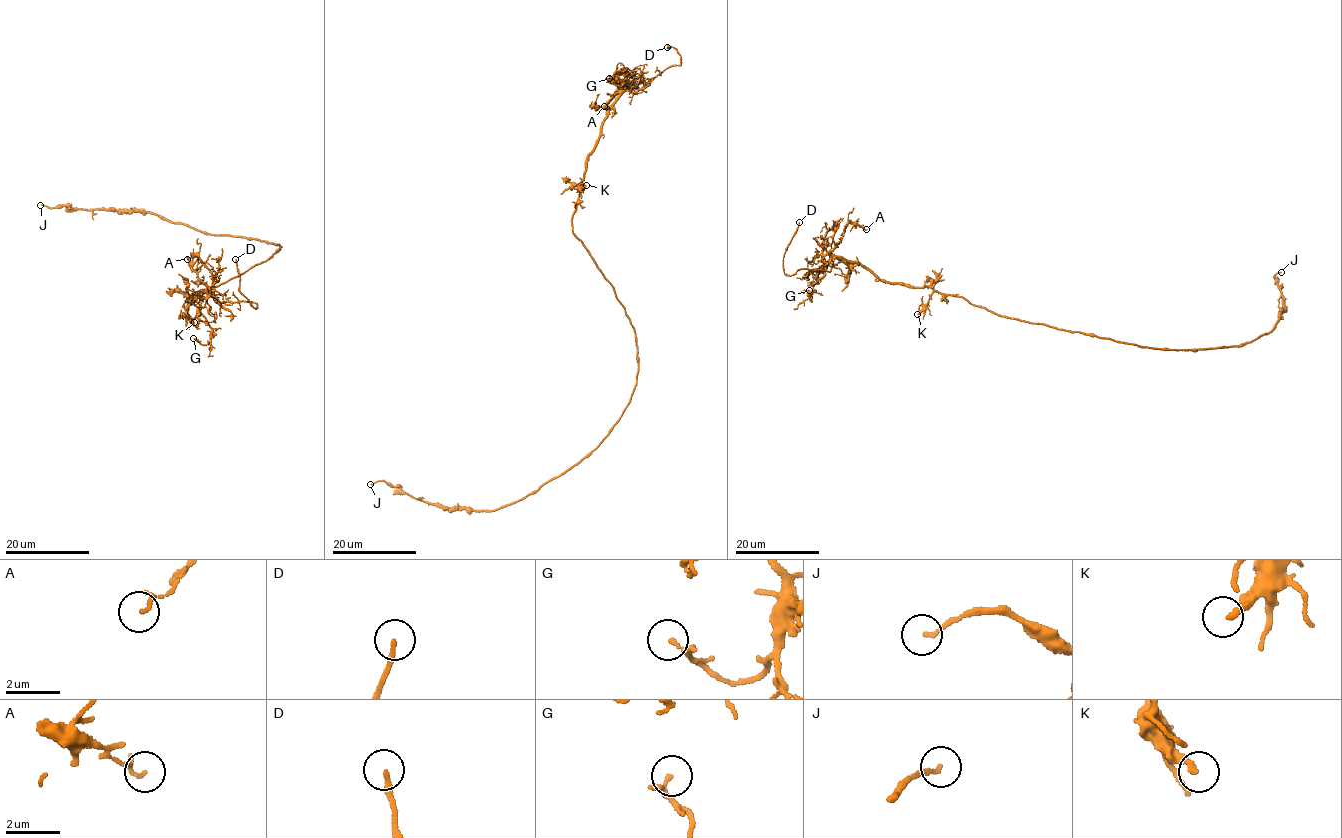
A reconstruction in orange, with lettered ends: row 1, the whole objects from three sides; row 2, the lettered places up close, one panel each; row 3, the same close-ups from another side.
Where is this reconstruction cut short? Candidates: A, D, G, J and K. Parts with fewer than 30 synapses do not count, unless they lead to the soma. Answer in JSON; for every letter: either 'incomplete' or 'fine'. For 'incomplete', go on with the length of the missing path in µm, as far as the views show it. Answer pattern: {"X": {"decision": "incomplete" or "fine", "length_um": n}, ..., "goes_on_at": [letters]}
{"A": {"decision": "fine"}, "D": {"decision": "incomplete", "length_um": 50}, "G": {"decision": "fine"}, "J": {"decision": "fine"}, "K": {"decision": "fine"}, "goes_on_at": ["D"]}

